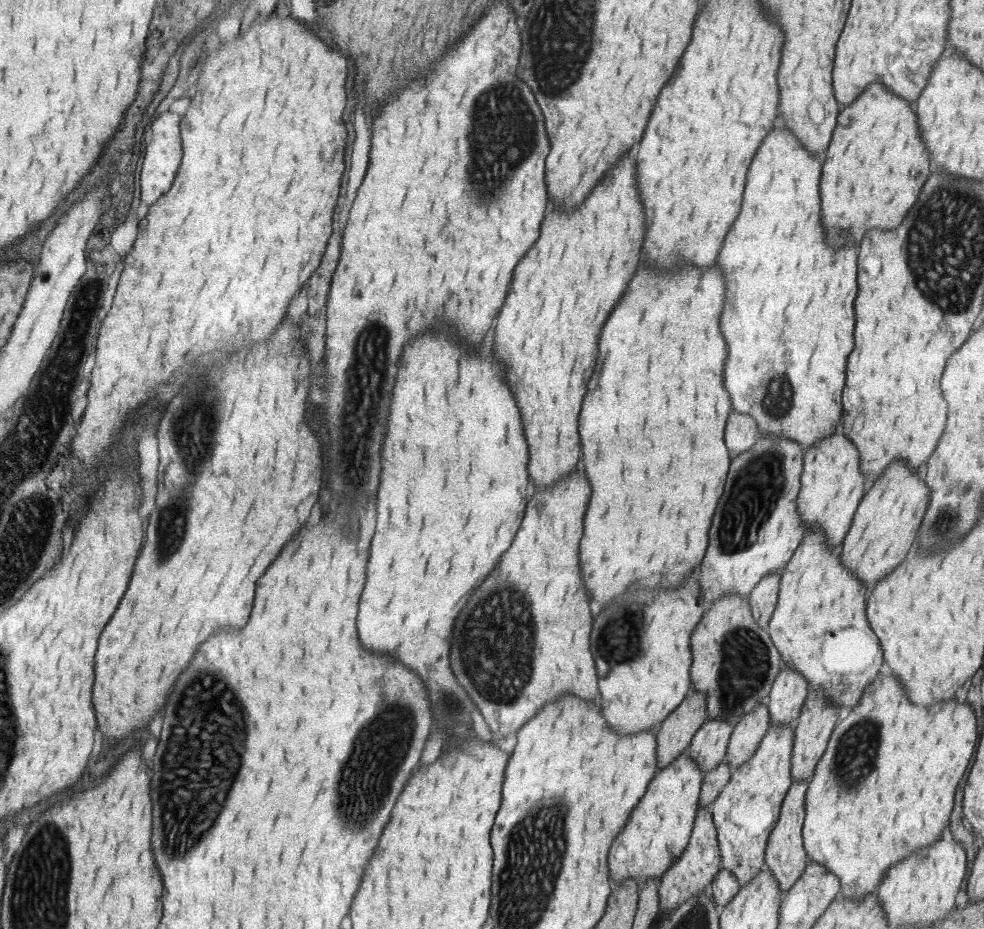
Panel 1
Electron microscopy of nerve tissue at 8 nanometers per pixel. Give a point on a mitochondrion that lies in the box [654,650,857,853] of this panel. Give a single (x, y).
(845, 686)

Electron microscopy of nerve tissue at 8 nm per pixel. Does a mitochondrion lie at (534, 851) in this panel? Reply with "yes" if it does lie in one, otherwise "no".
yes

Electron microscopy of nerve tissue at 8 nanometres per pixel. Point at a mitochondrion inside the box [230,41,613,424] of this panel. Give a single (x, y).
(504, 134)

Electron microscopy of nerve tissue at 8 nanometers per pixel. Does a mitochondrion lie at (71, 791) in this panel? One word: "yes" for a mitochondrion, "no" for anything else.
no

